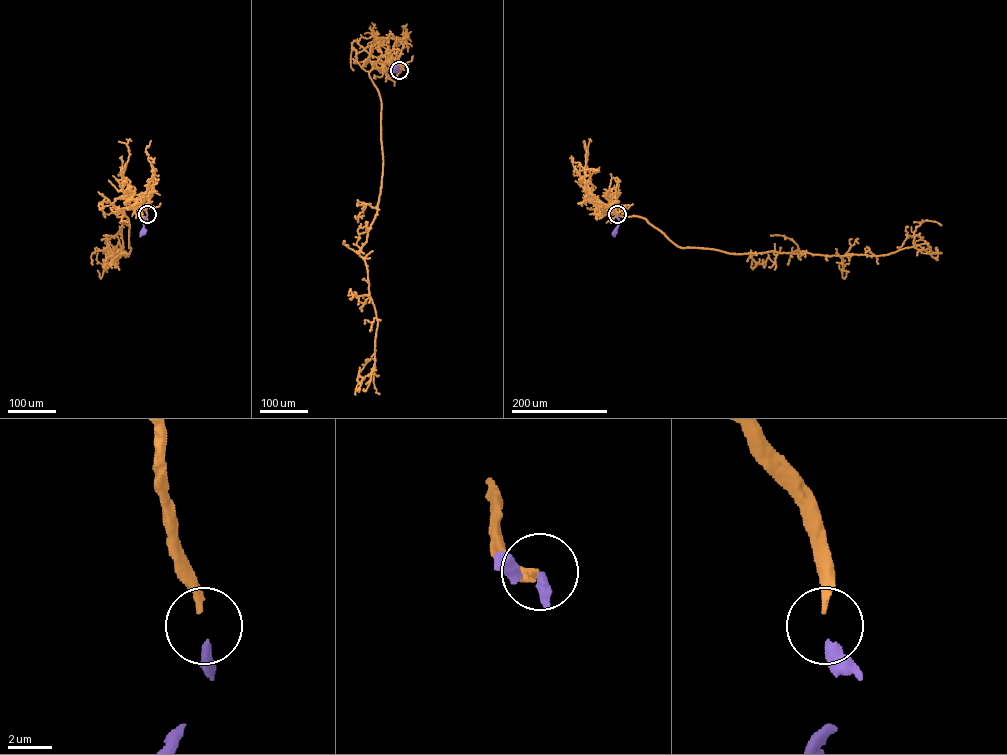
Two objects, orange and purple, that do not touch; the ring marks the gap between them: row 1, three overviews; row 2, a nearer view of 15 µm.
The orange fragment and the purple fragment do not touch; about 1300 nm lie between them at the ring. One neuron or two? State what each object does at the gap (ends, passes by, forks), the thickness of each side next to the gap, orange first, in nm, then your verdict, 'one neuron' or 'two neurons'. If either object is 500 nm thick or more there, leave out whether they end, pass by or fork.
orange ends | purple ends | 280/440 nm | one neuron

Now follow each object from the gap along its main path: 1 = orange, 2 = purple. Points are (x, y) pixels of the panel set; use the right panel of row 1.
1: (617, 214), (607, 208), (644, 218), (679, 246), (736, 254), (884, 255), (912, 246), (923, 221), (941, 225)
2: (617, 214), (619, 224), (615, 232)

